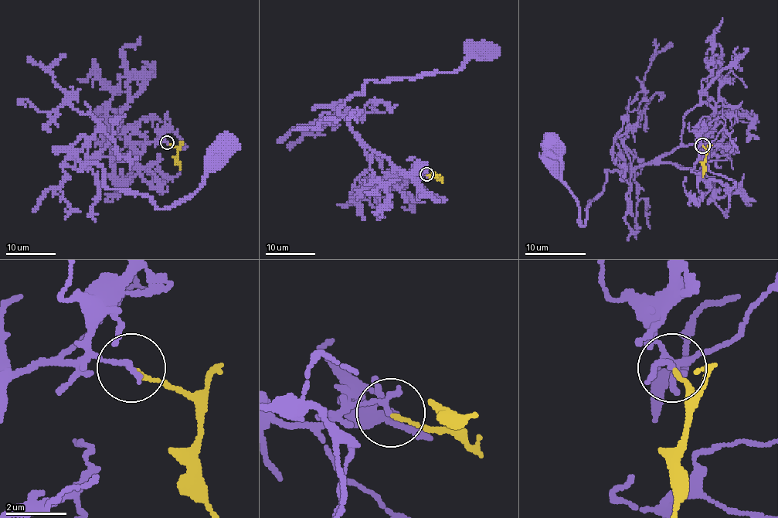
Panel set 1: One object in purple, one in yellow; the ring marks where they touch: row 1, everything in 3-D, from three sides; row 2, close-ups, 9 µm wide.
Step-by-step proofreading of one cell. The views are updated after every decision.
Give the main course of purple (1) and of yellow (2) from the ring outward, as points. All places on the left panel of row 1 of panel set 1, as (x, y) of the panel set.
1: (167, 142), (79, 170), (100, 165), (108, 189), (165, 209), (197, 189), (224, 141)
2: (167, 142), (177, 148), (181, 168)

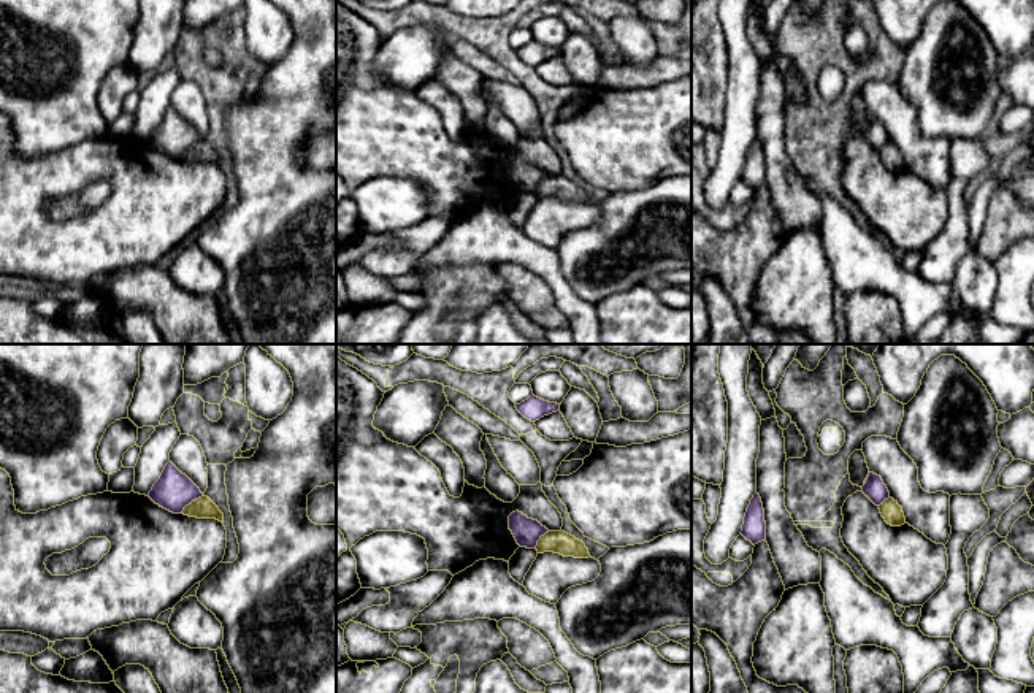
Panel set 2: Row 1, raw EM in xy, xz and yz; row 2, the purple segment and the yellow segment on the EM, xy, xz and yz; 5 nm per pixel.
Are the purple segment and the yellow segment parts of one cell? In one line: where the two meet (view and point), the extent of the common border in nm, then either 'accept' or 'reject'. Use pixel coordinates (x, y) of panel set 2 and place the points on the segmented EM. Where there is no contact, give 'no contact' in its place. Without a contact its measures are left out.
meets purple in xy at (191, 501); contact 160 nm long; reject

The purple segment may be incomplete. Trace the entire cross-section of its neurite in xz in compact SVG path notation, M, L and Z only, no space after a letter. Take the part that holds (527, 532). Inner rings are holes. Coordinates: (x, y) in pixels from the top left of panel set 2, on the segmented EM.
M515 511L509 515L509 530L512 531L517 544L527 549L536 549L538 541L549 533L538 520L528 519Z

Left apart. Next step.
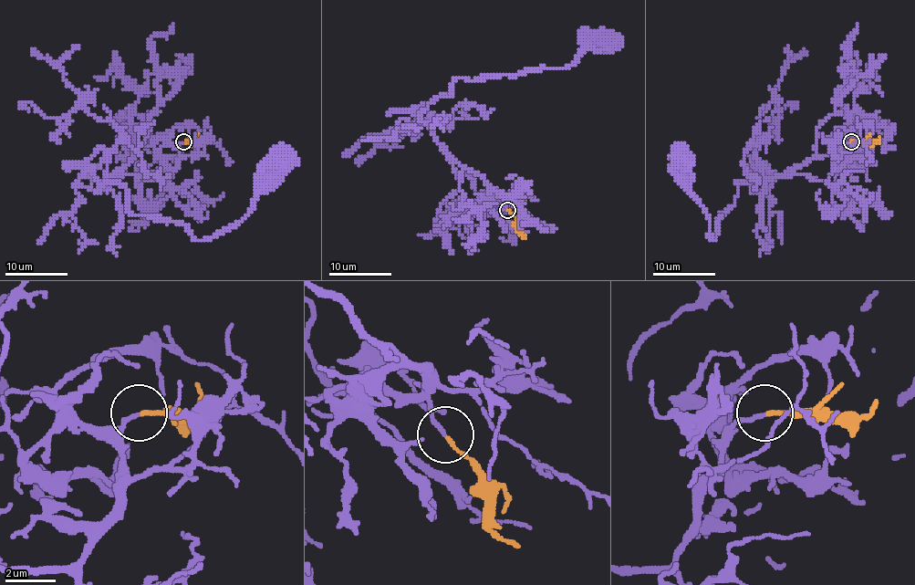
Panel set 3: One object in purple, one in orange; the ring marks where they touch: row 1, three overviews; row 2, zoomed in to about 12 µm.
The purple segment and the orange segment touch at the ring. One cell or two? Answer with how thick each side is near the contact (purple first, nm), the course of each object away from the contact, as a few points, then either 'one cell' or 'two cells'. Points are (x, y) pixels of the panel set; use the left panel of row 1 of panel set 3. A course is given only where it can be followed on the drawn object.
160 nm thick on the purple side, 140 nm on the other; purple runs (183, 142), (166, 180), (112, 175), (97, 191), (122, 184), (133, 214), (205, 239), (244, 216), (279, 154); orange runs (183, 142), (194, 142), (202, 137); one cell

